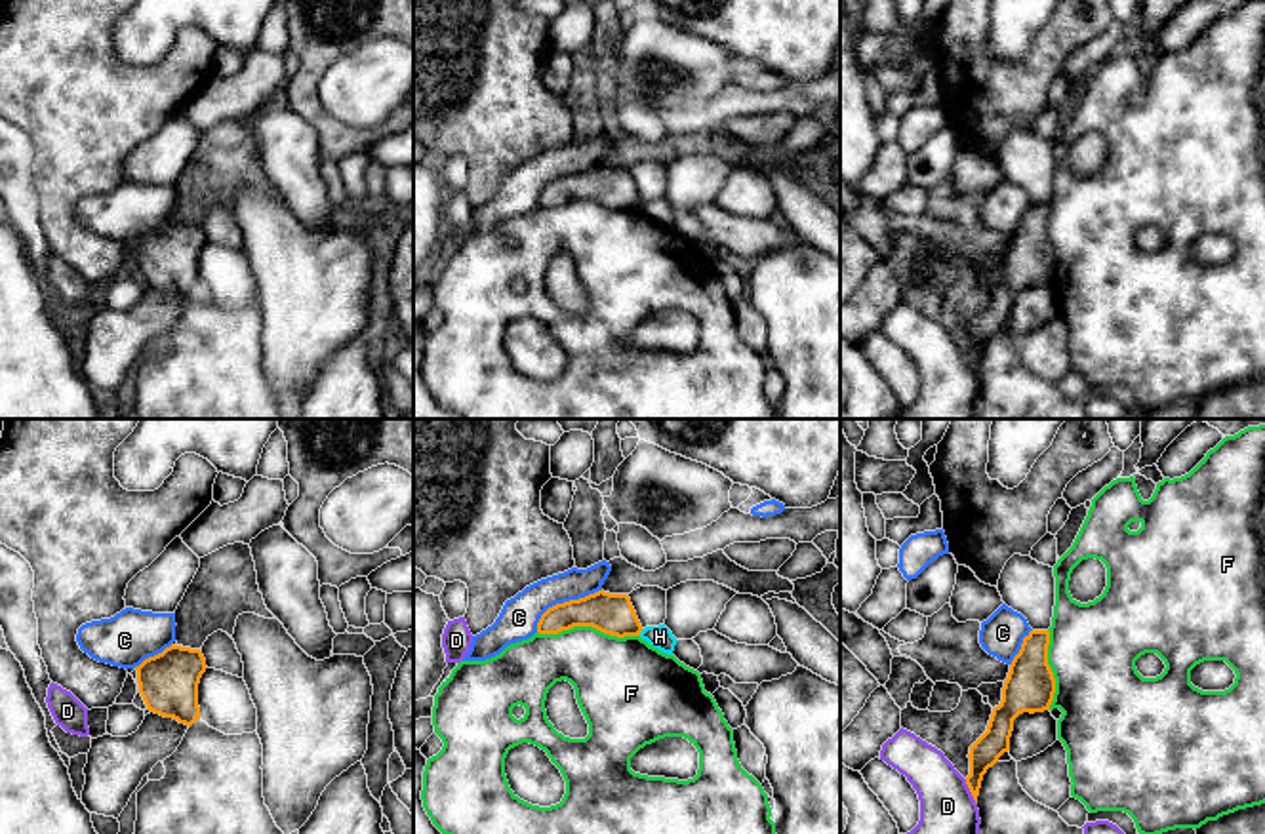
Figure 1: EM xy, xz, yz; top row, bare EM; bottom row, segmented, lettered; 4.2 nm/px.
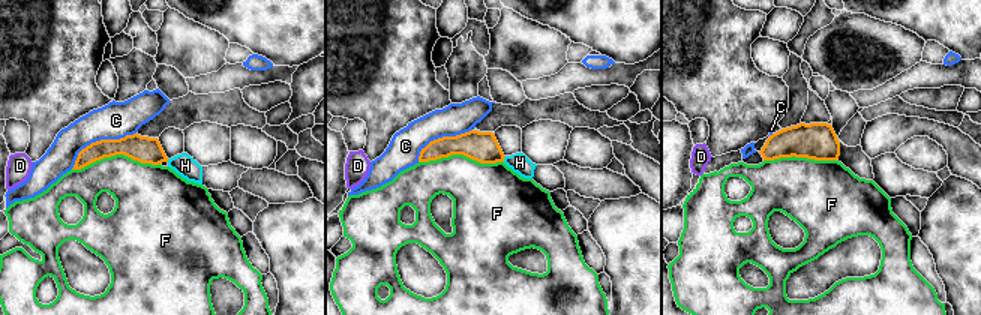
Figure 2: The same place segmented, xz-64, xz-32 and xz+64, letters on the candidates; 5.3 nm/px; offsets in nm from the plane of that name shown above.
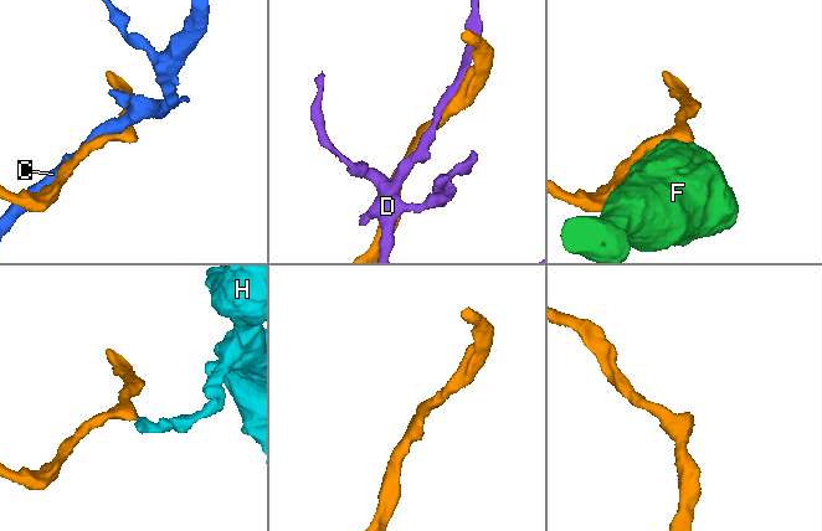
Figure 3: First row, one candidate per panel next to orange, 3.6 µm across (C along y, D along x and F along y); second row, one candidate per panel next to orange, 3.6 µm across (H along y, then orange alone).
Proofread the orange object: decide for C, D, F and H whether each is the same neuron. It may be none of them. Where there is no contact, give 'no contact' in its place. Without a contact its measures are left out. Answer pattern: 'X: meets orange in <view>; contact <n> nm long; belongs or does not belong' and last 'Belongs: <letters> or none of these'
C: meets orange in xz; contact 340 nm long; does not belong
D: meets orange in yz; contact 120 nm long; does not belong
F: meets orange in xz; contact 440 nm long; does not belong
H: meets orange in xz; contact 40 nm long; does not belong
Belongs: none of these

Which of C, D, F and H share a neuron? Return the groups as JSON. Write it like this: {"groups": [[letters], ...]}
{"groups": [["C"], ["D"], ["F"], ["H"]]}

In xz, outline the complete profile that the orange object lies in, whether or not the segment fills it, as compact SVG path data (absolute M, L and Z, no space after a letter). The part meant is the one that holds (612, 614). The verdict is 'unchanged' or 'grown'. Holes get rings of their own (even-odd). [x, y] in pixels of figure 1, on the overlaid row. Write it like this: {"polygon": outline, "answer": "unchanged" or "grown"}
{"polygon": "M604 590L549 607L537 623L537 632L558 634L573 626L592 626L617 638L640 636L642 632L631 598Z", "answer": "unchanged"}

